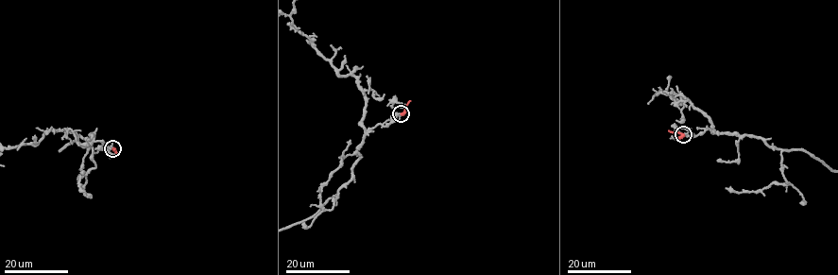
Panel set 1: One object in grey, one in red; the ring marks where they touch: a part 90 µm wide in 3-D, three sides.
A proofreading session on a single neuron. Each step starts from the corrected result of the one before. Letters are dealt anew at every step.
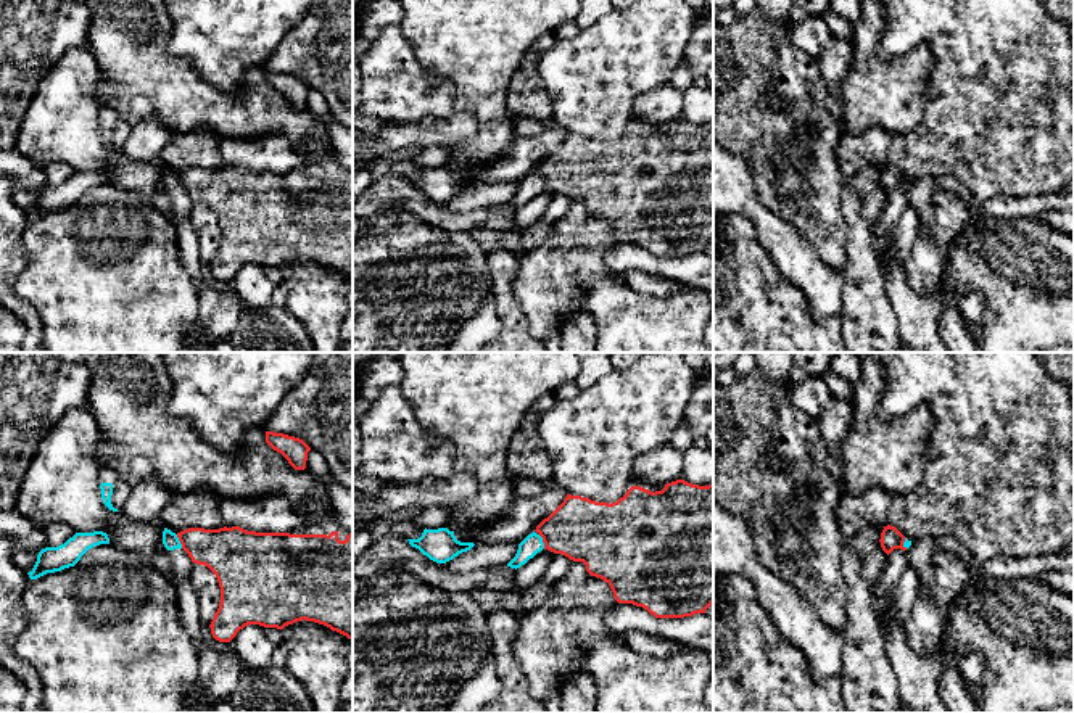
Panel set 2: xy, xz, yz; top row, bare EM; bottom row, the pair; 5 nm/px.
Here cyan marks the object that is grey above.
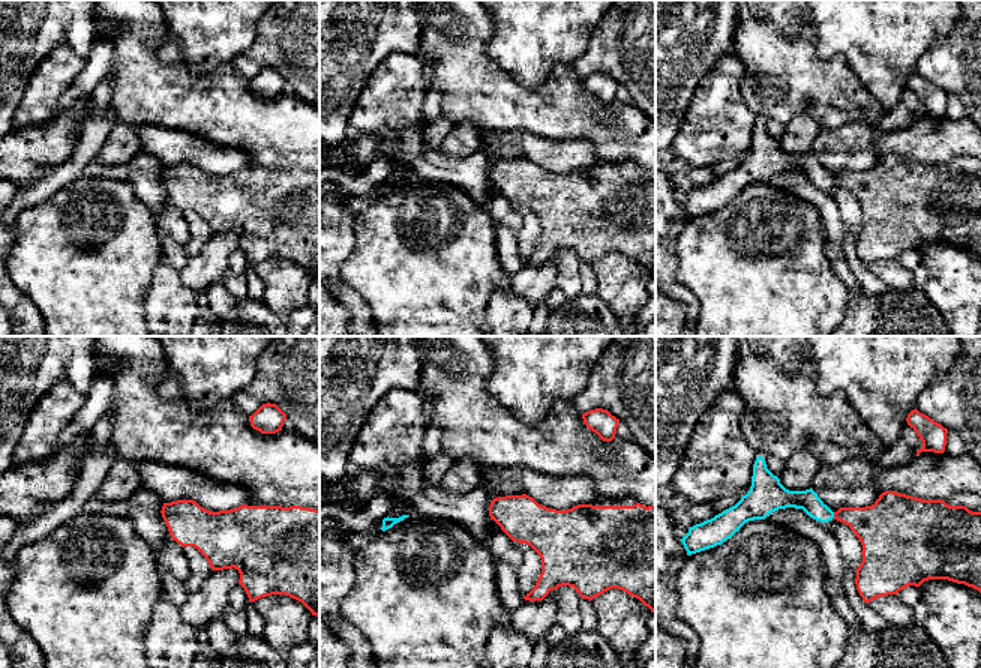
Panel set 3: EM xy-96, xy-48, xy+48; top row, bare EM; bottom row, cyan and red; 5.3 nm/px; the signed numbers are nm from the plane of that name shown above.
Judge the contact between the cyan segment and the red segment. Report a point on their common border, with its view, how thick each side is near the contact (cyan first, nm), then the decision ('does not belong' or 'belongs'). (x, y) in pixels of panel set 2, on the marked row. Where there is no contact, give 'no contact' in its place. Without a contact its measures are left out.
contact xy (179, 541); calibres 80 and 240 nm; does not belong

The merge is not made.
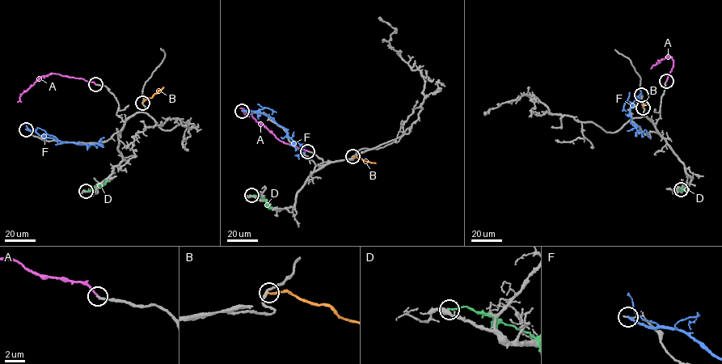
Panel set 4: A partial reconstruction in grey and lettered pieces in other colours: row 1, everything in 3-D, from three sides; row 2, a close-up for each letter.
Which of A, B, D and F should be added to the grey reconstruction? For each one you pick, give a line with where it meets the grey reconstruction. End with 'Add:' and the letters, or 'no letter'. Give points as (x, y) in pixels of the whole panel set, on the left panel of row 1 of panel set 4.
Add: no letter

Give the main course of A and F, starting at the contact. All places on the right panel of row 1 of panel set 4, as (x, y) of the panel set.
A: (666, 81), (673, 66), (672, 57), (667, 55), (652, 68)
F: (641, 95), (631, 105), (629, 114), (636, 131), (646, 130), (650, 138)

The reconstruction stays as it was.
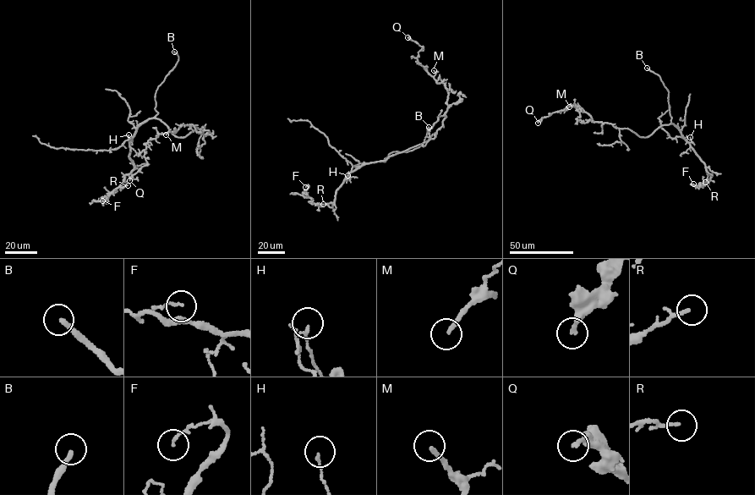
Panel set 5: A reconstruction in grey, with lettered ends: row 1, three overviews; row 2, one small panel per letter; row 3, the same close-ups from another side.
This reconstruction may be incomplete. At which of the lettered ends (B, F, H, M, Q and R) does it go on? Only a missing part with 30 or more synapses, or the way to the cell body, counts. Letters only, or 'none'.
B, M

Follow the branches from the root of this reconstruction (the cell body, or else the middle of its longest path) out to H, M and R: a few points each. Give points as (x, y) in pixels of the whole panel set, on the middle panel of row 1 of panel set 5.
H: (408, 149), (385, 160), (365, 163), (351, 172), (347, 178), (347, 175)
M: (408, 149), (424, 142), (442, 126), (445, 117), (447, 91), (443, 83), (439, 83), (434, 79), (434, 70)
R: (408, 149), (385, 160), (365, 163), (351, 172), (337, 189), (333, 202), (321, 206), (316, 204), (323, 204)

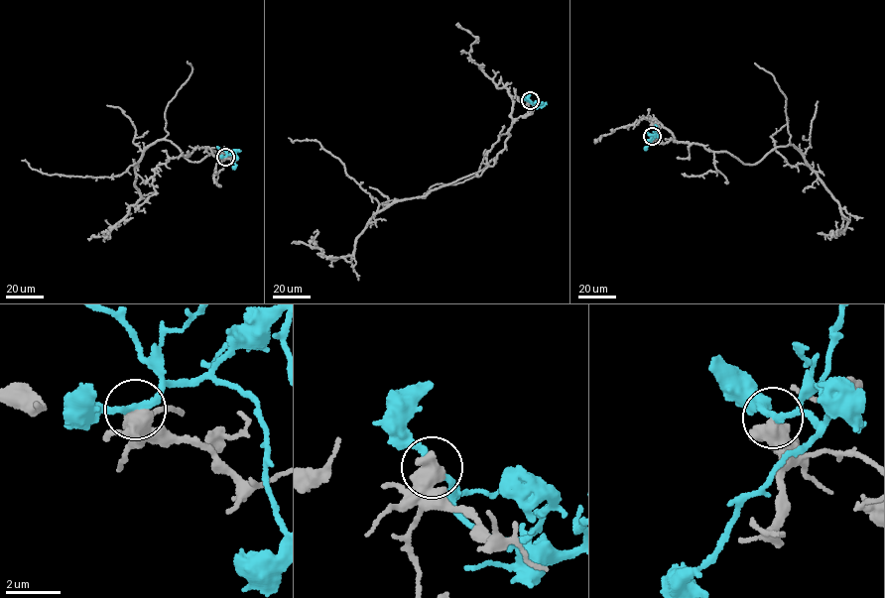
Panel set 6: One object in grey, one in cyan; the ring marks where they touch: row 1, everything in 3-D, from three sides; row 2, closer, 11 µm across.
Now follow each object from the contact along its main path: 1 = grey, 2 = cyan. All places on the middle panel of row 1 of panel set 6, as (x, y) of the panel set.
1: (530, 100), (528, 114), (512, 123), (504, 148), (481, 170), (378, 211), (377, 200), (319, 143), (288, 138)
2: (530, 100), (539, 106), (542, 101)

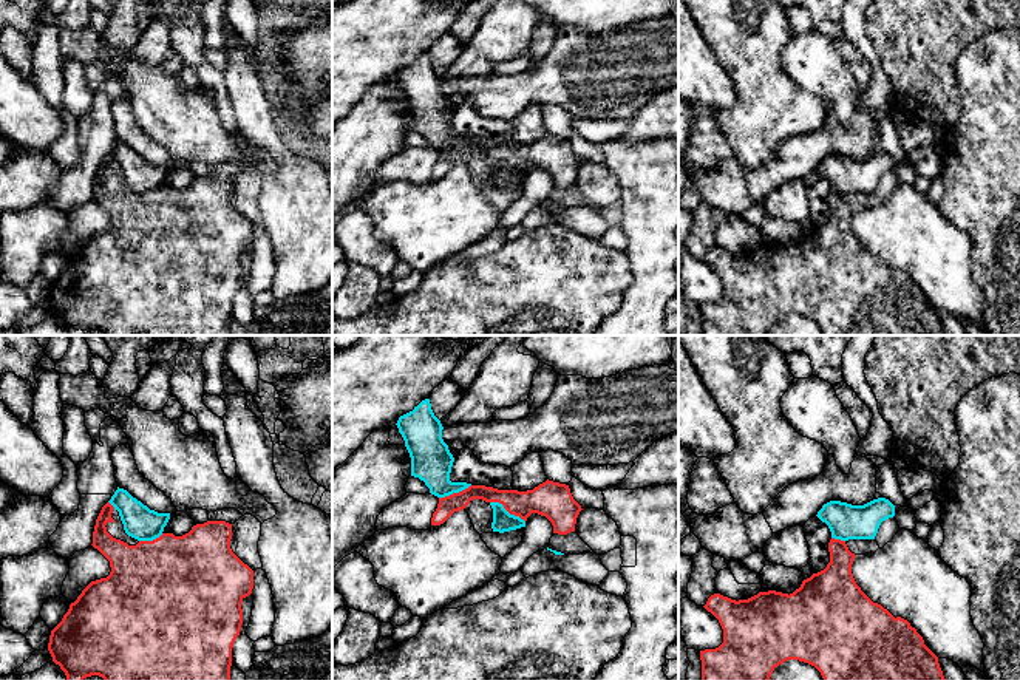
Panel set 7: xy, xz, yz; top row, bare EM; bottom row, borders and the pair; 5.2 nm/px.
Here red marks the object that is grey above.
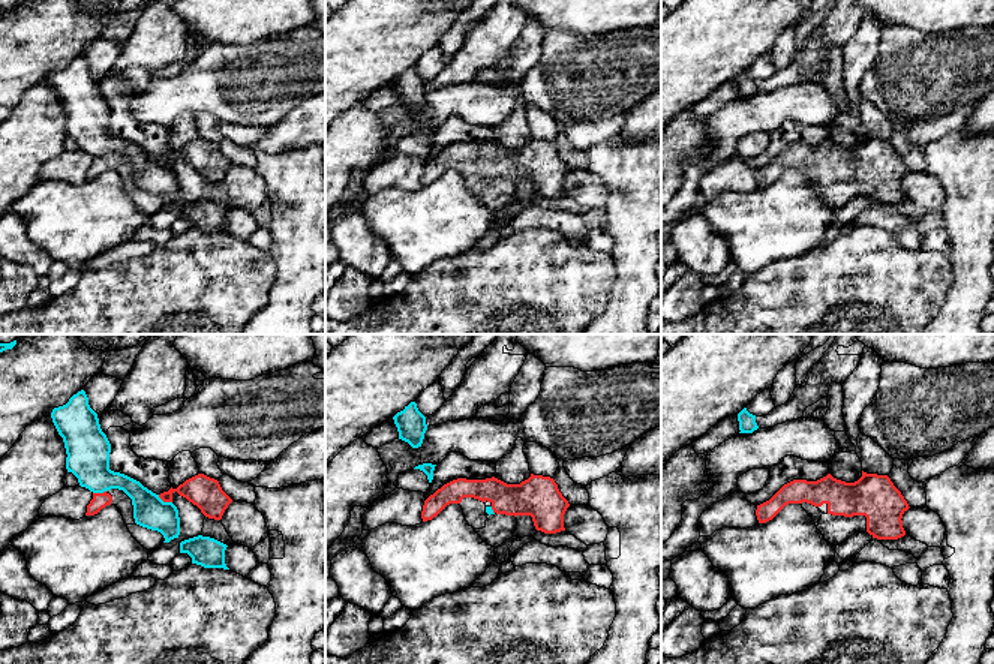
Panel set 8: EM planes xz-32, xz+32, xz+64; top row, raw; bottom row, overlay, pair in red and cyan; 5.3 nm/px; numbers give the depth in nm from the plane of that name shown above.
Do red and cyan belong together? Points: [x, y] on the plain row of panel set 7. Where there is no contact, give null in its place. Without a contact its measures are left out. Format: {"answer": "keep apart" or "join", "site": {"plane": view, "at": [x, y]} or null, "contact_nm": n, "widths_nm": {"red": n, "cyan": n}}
{"answer": "keep apart", "site": {"plane": "xz", "at": [507, 164]}, "contact_nm": 220, "widths_nm": {"red": 190, "cyan": 110}}

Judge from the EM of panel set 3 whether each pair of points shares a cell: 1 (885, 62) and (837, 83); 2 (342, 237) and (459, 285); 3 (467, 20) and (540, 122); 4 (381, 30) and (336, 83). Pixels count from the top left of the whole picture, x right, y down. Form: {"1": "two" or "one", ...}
{"1": "two", "2": "two", "3": "one", "4": "one"}

